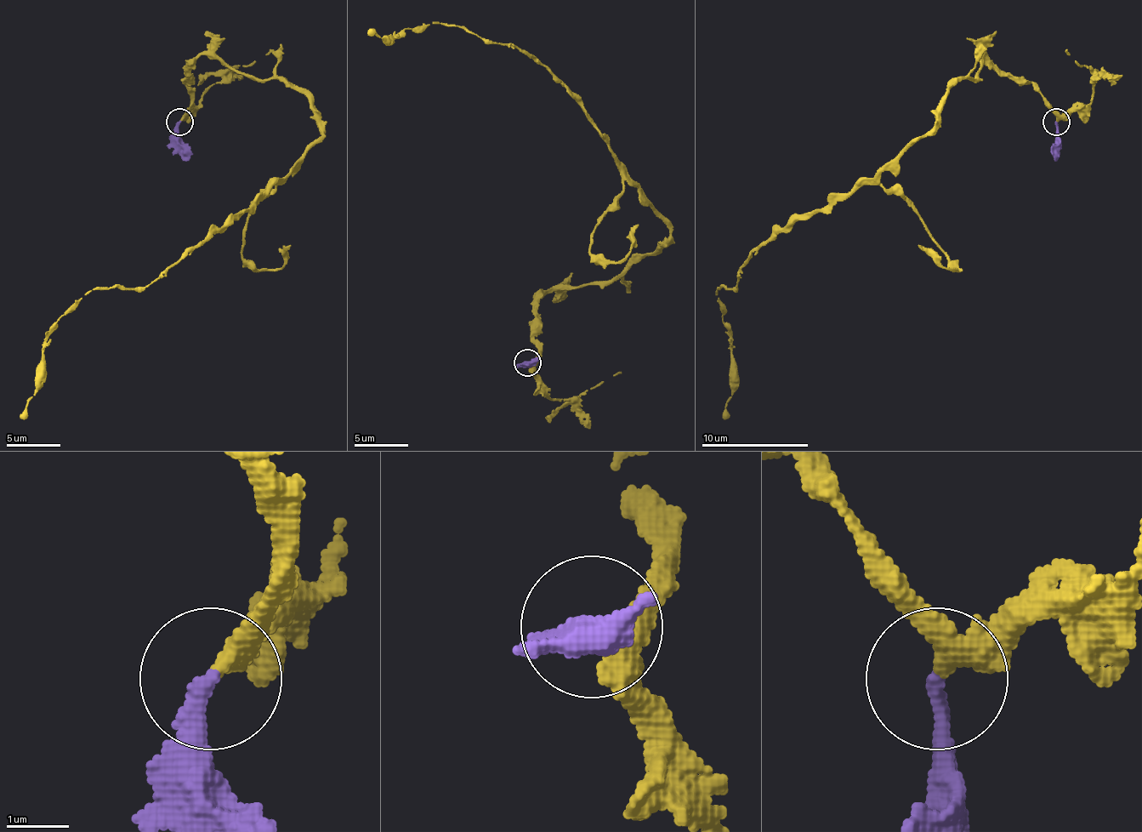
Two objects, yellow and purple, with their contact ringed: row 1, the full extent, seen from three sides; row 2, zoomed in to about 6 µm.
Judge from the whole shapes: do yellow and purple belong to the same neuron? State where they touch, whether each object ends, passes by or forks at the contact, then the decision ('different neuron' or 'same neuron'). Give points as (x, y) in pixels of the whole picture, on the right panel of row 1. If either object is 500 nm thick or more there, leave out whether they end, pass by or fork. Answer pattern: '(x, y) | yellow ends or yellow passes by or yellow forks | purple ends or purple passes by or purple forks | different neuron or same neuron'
(1056, 122) | yellow passes by | purple ends | same neuron

